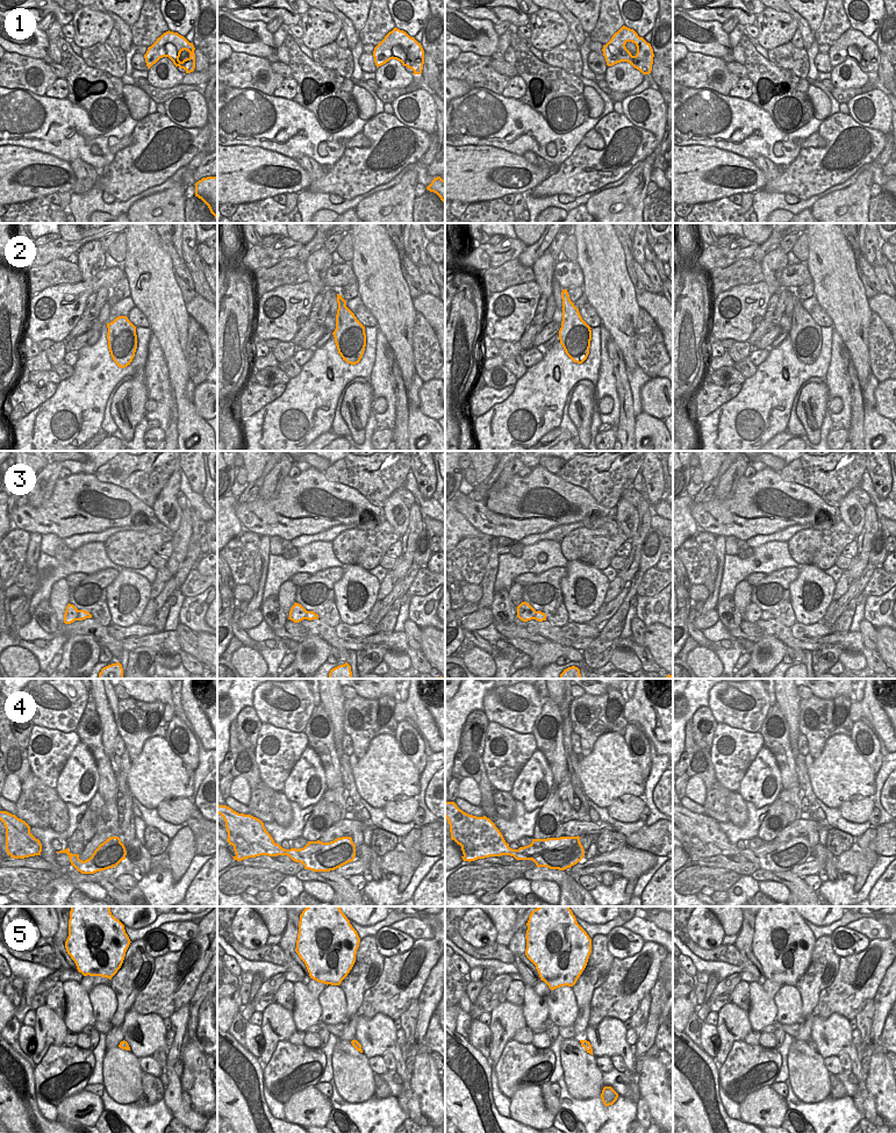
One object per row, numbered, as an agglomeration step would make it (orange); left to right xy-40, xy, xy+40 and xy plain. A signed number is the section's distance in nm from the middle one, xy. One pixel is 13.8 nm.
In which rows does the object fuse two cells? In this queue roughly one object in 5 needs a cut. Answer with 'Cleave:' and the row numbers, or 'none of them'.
Cleave: 5

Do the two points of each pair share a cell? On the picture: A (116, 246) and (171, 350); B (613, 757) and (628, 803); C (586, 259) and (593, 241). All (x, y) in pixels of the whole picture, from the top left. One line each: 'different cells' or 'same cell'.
A: different cells
B: different cells
C: same cell

